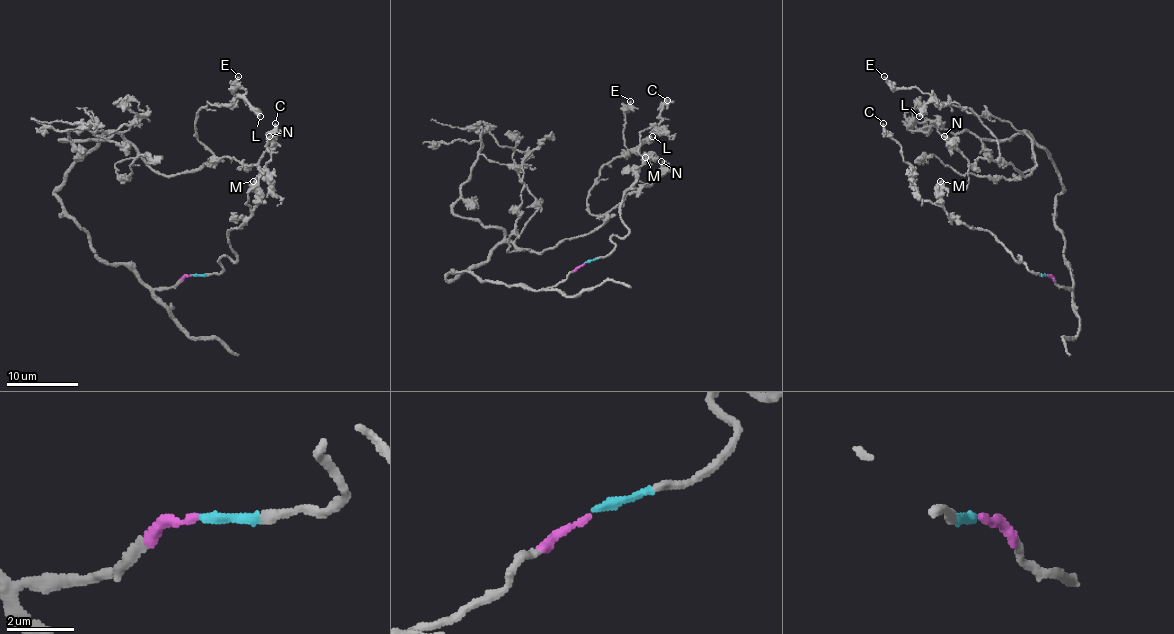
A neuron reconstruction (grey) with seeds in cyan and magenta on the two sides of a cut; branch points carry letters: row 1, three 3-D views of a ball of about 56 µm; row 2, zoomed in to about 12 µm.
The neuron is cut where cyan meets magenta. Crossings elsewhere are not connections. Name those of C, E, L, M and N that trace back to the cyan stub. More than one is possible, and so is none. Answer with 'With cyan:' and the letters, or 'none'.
With cyan: C, M

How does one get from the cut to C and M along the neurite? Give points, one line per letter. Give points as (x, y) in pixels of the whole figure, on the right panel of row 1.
C: (1046, 274), (1033, 274), (988, 232), (956, 221), (918, 196), (900, 144), (882, 123)
M: (1046, 274), (1033, 274), (1021, 257), (1015, 259), (988, 232), (952, 220), (943, 207), (940, 180)

